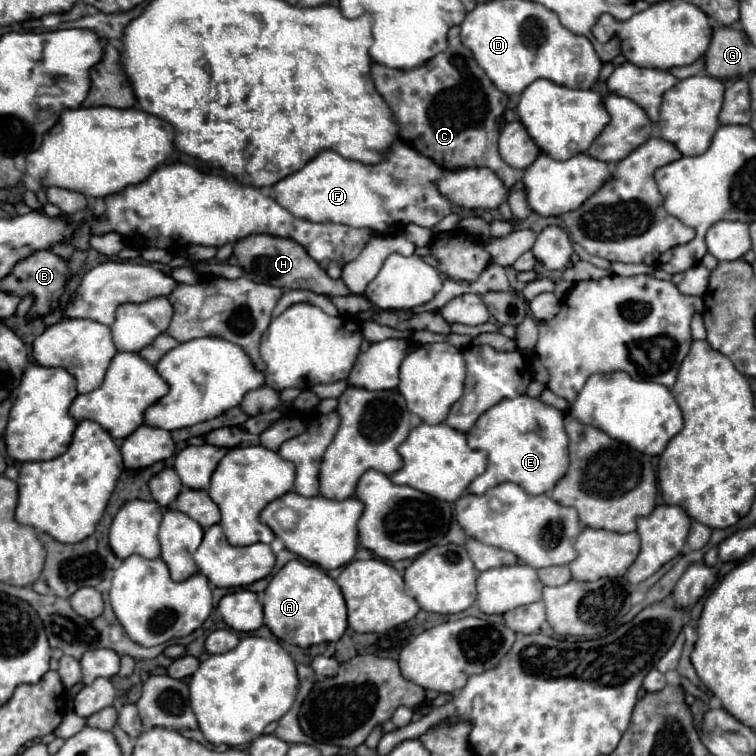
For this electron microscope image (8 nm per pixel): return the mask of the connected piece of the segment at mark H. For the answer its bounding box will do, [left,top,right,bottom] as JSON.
[233,234,353,296]

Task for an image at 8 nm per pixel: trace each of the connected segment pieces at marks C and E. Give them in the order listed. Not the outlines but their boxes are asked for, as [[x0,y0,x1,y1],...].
[[371,26,519,188],[467,394,569,494]]

